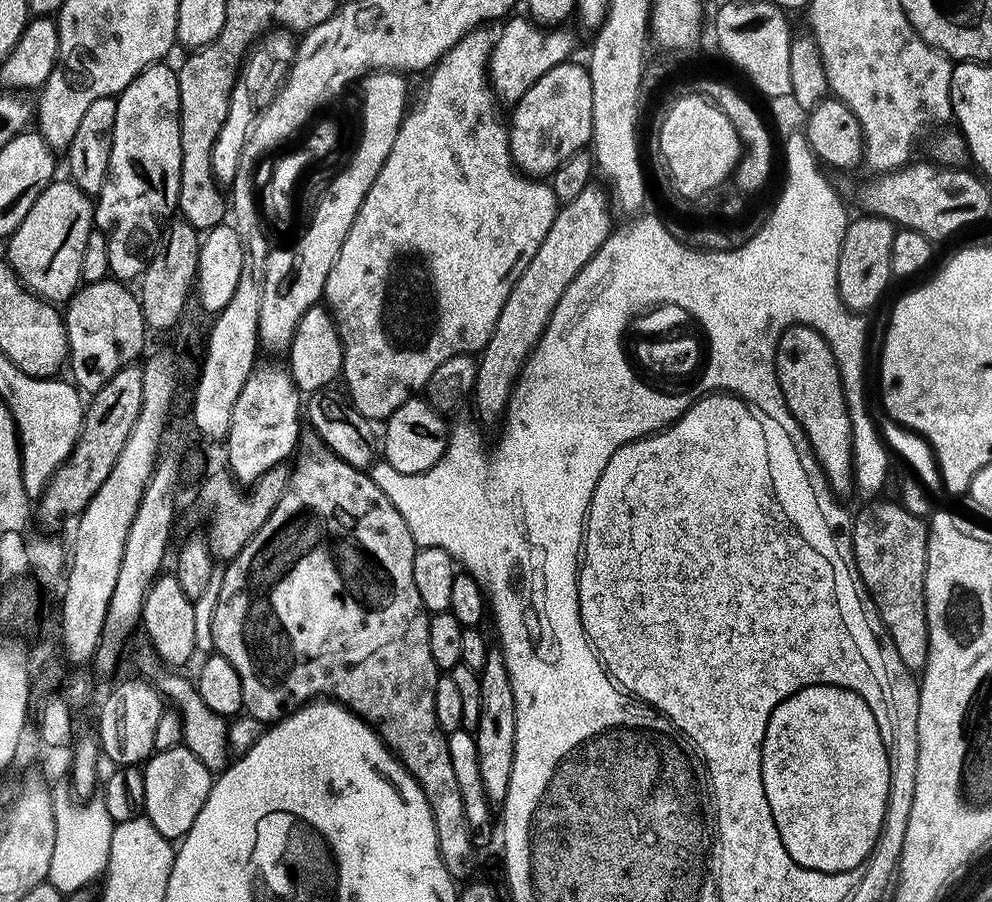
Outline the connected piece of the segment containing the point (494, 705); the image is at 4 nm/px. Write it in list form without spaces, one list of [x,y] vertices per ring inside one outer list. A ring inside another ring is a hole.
[[[489,647],[486,666],[478,675],[482,694],[482,710],[478,710],[478,726],[474,733],[478,746],[478,774],[482,774],[482,790],[489,804],[500,806],[510,790],[510,774],[514,770],[516,711],[514,688],[510,686],[510,676],[499,647]]]

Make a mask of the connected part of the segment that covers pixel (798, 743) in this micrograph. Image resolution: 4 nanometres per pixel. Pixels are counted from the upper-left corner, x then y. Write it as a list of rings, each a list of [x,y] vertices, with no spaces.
[[[829,684],[804,687],[784,699],[770,712],[770,719],[762,738],[762,782],[766,791],[767,805],[770,806],[771,817],[774,818],[775,828],[782,838],[782,844],[790,854],[791,860],[798,862],[804,869],[818,870],[820,873],[845,872],[861,867],[871,855],[871,850],[884,824],[885,806],[888,805],[889,758],[887,743],[882,736],[884,736],[883,729],[880,729],[877,719],[867,705],[864,705],[861,696],[844,687],[834,687]]]

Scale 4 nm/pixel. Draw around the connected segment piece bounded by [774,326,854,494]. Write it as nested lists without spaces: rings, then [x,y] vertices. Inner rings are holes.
[[[788,326],[781,331],[774,357],[776,383],[785,396],[790,414],[801,424],[833,492],[852,492],[852,431],[846,406],[845,381],[830,346],[807,326]]]

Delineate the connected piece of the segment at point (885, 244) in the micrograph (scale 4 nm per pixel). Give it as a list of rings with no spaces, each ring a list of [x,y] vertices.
[[[860,214],[860,217],[853,219],[848,228],[844,231],[844,237],[840,243],[838,254],[838,290],[842,302],[848,311],[857,314],[867,313],[867,308],[872,308],[880,300],[880,295],[888,288],[888,280],[893,279],[892,275],[892,243],[897,234],[897,229],[892,221],[884,219],[882,216],[871,214]]]

